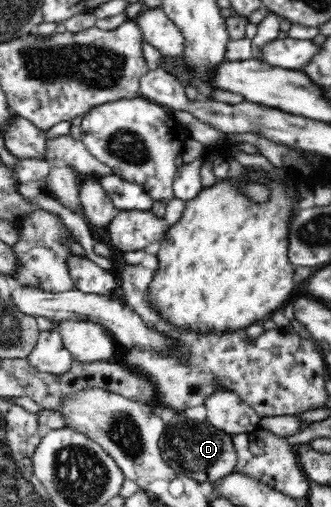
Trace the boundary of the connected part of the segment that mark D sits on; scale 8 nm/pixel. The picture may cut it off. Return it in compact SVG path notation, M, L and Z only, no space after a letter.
M181 417L175 419L175 422L167 424L162 431L162 435L158 440L163 460L171 466L173 470L180 470L187 474L191 479L200 482L212 484L215 481L220 481L222 478L236 472L236 464L238 456L232 441L232 435L223 430L215 428L207 421L181 420Z

